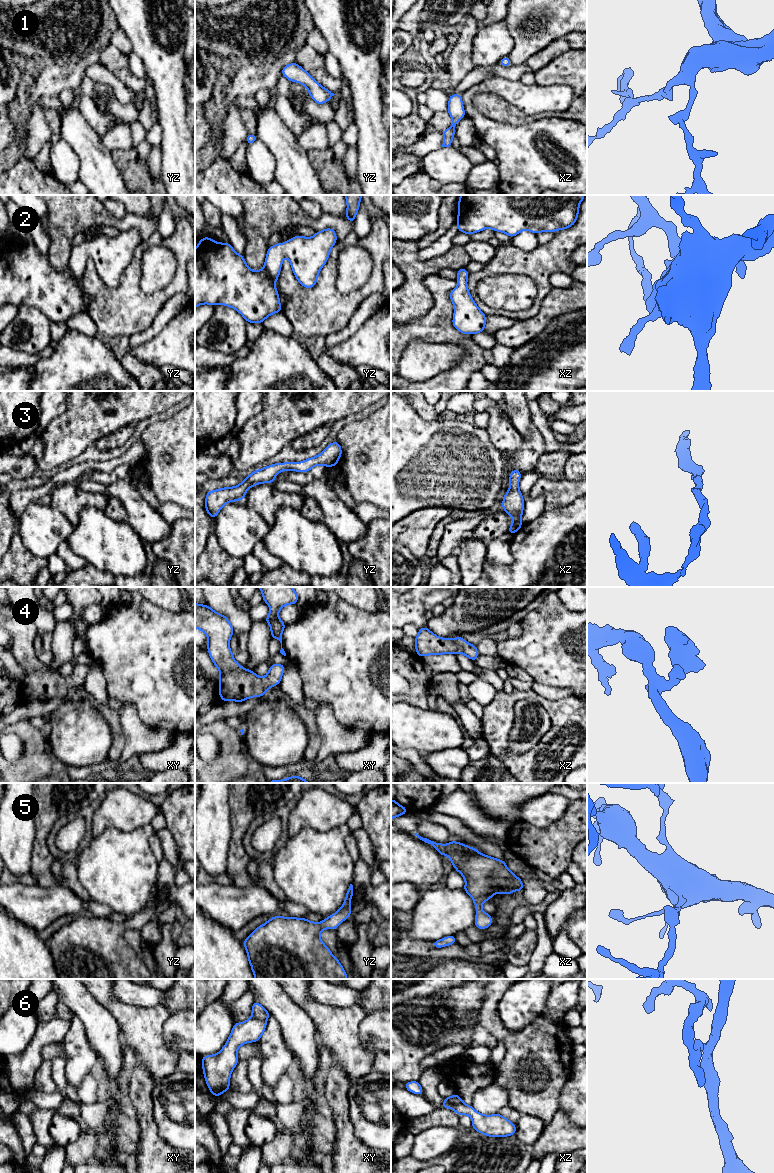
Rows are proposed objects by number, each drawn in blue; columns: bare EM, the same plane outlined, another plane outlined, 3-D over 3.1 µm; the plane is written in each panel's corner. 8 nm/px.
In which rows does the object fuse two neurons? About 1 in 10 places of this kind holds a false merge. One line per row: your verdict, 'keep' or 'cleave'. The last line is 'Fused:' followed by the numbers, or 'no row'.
1: keep
2: keep
3: keep
4: keep
5: keep
6: cleave
Fused: 6

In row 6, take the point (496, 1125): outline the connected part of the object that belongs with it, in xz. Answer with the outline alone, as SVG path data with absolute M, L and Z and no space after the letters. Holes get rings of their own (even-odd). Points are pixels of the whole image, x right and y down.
M461 1098L455 1099L453 1110L458 1115L469 1115L473 1122L472 1128L479 1133L490 1137L506 1137L516 1134L516 1125L511 1123L507 1117L500 1114L483 1115L472 1106L466 1105Z

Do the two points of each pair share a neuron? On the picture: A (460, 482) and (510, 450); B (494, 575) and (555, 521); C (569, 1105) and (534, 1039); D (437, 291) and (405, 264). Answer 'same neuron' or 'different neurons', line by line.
A: different neurons
B: same neuron
C: different neurons
D: different neurons

